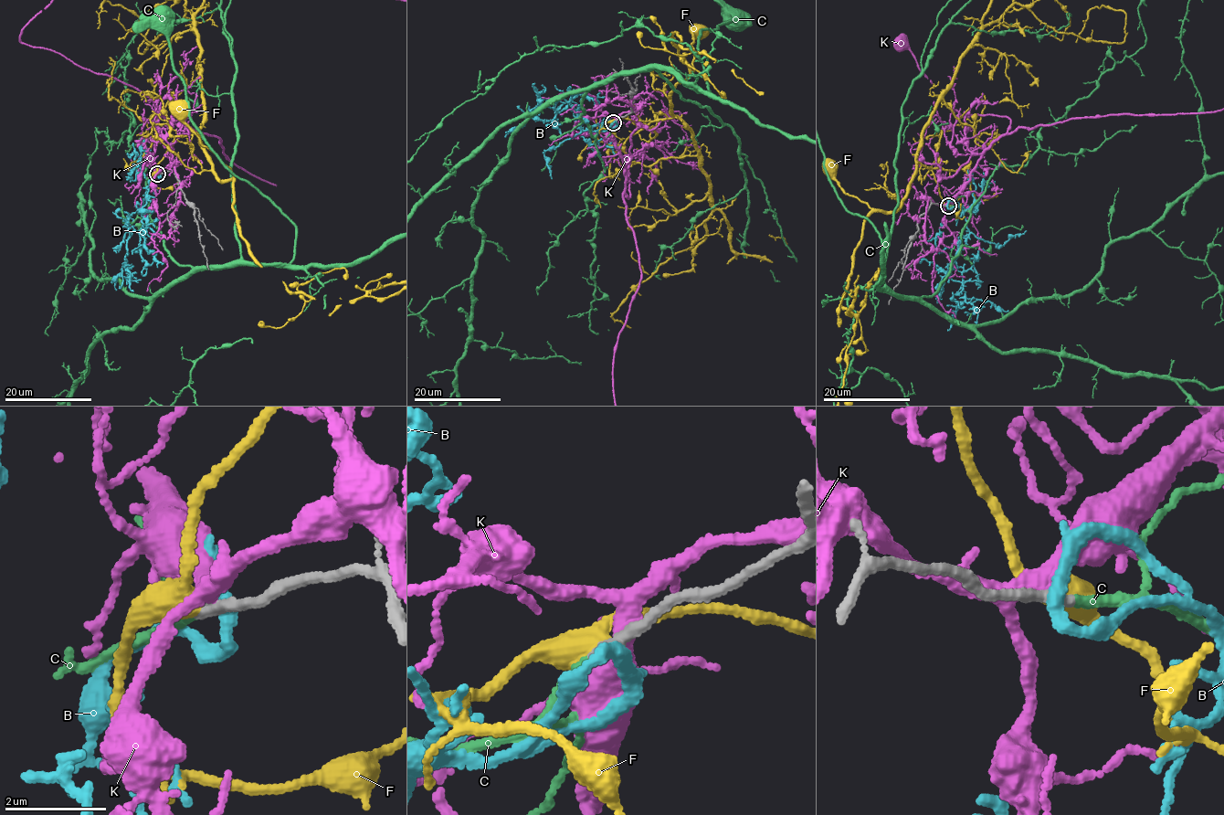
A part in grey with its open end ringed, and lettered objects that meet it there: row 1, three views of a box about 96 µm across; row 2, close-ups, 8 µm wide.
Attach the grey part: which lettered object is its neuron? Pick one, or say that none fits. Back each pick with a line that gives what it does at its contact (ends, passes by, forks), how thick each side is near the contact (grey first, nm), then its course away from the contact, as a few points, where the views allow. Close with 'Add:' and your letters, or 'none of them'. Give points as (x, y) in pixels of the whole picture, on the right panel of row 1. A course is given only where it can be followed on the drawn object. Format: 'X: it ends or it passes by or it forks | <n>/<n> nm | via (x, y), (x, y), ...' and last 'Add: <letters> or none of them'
C: it ends | 240/200 nm | via (948, 206), (970, 218), (946, 279), (917, 298), (875, 286), (883, 278), (882, 238), (843, 204)
Add: C

